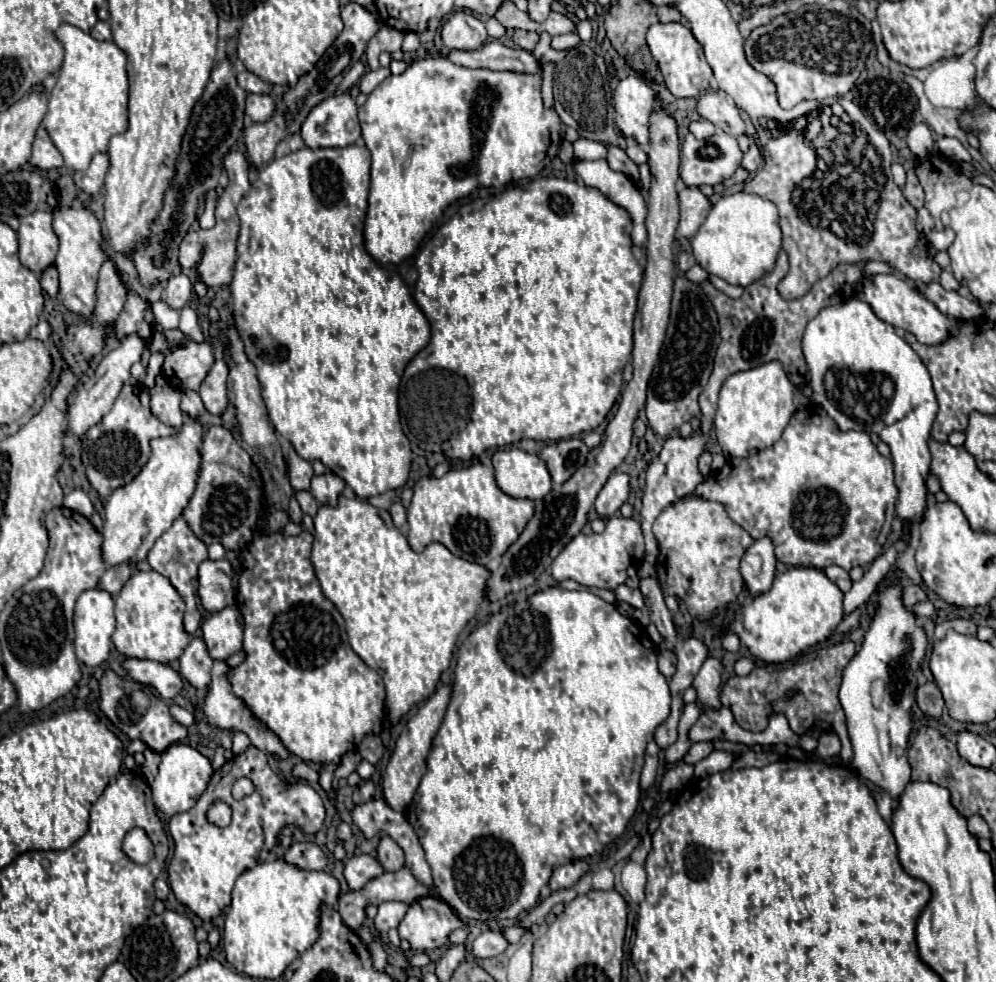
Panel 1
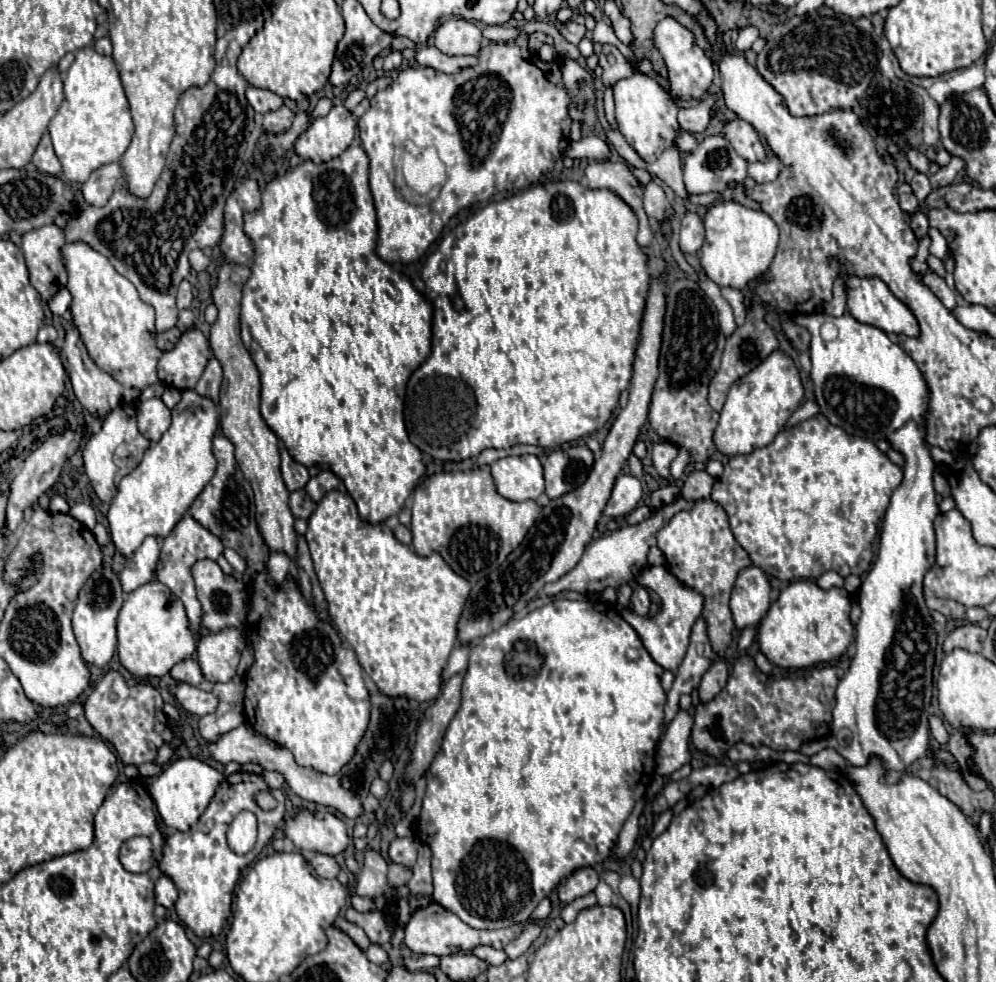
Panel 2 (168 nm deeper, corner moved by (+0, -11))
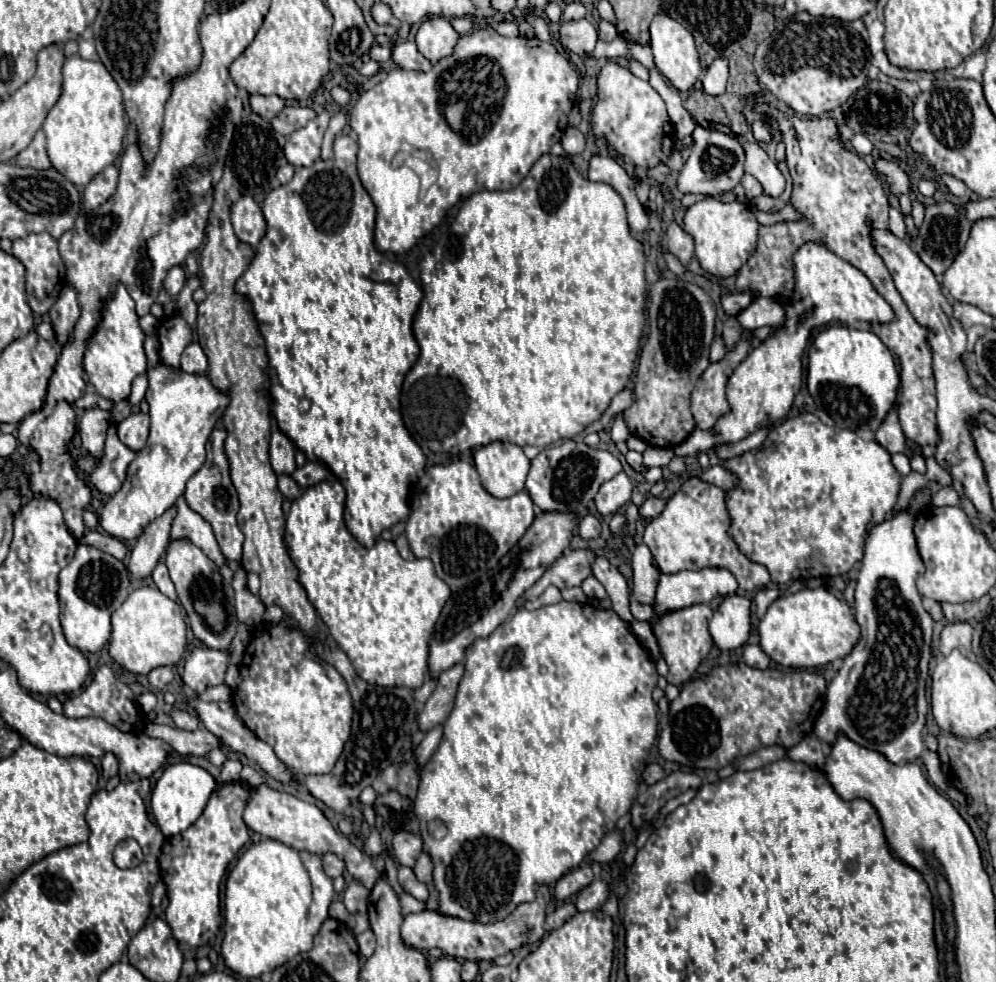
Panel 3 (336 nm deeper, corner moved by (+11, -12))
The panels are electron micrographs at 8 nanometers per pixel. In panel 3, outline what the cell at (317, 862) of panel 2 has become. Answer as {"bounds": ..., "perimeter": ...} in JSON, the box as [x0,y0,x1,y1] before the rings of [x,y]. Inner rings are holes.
{"bounds":[323,854,345,878],"perimeter":[[[325,854],[323,856],[323,868],[325,868],[325,874],[329,878],[337,878],[343,874],[345,870],[345,862],[337,856],[337,854]]]}

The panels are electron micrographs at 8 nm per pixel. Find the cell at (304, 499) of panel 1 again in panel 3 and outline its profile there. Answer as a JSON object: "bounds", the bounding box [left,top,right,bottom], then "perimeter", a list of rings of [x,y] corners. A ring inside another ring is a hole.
{"bounds":[277,474,301,500],"perimeter":[[[279,474],[279,476],[277,476],[277,482],[279,482],[279,490],[281,490],[281,494],[283,494],[287,500],[293,500],[293,498],[297,498],[297,496],[301,494],[299,484],[297,484],[291,476],[287,476],[287,474]]]}

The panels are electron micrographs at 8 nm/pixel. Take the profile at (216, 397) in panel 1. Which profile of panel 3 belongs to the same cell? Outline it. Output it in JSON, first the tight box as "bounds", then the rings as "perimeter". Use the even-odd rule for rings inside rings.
{"bounds":[181,342,207,374],"perimeter":[[[197,342],[187,346],[187,350],[183,352],[181,370],[189,372],[189,374],[205,374],[205,370],[207,370],[207,356],[205,356],[203,348]]]}

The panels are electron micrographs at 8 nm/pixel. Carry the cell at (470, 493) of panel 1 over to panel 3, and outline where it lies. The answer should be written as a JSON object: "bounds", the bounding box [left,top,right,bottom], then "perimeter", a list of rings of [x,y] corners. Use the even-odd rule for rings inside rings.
{"bounds":[405,462,533,588],"perimeter":[[[453,462],[449,466],[427,468],[419,474],[411,492],[411,516],[405,534],[413,554],[429,558],[435,564],[437,576],[451,588],[459,588],[493,570],[527,532],[533,518],[533,500],[527,492],[495,498],[481,486],[475,466]]]}

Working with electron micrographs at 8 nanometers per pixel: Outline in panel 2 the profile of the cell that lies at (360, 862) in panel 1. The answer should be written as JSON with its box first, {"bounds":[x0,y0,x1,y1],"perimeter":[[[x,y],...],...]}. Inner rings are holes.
{"bounds":[388,861,410,887],"perimeter":[[[392,861],[388,863],[388,885],[390,887],[400,887],[408,879],[410,879],[410,869],[406,869],[402,865],[396,865]]]}

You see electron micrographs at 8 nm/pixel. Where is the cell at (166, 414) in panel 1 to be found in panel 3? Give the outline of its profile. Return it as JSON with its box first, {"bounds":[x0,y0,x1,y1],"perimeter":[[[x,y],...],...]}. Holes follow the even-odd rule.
{"bounds":[117,414,149,452],"perimeter":[[[131,414],[123,422],[117,424],[117,434],[119,440],[131,448],[133,452],[139,452],[147,444],[147,434],[149,434],[149,418],[147,414]]]}

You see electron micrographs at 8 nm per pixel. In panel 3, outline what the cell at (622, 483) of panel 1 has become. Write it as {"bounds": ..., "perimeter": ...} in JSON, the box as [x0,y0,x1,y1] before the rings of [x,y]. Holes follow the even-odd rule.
{"bounds":[595,472,631,516],"perimeter":[[[619,472],[615,478],[607,480],[597,496],[595,496],[595,504],[597,504],[597,510],[603,514],[603,516],[611,516],[615,512],[619,512],[631,498],[631,480],[627,478],[625,472]]]}

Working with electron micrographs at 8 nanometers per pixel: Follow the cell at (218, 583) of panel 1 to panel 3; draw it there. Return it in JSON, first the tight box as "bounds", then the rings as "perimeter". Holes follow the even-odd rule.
{"bounds":[165,538,237,650],"perimeter":[[[179,538],[171,540],[165,564],[169,568],[169,576],[177,588],[177,596],[181,606],[185,608],[189,616],[191,630],[195,638],[199,638],[205,646],[211,646],[211,650],[227,650],[231,648],[231,640],[237,632],[237,614],[235,614],[235,598],[231,584],[221,576],[215,562],[211,562],[191,540]]]}

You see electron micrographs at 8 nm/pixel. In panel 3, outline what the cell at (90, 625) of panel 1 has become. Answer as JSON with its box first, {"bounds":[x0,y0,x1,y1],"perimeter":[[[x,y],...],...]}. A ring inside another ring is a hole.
{"bounds":[59,544,129,652],"perimeter":[[[77,544],[73,560],[59,572],[59,618],[67,642],[81,652],[97,652],[111,636],[111,614],[129,594],[129,572],[125,564],[95,546]]]}

